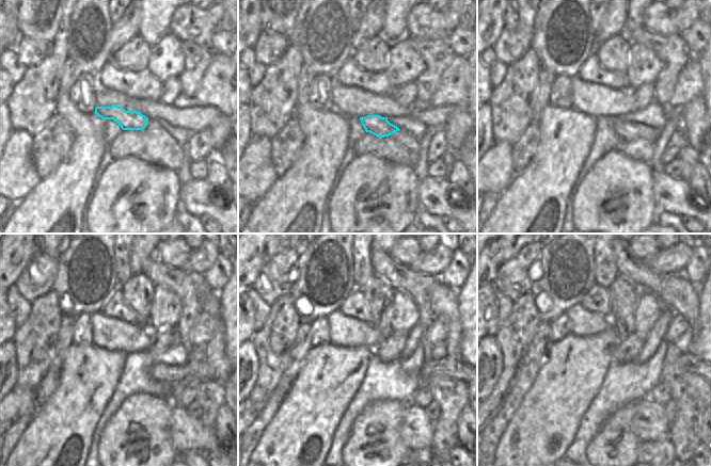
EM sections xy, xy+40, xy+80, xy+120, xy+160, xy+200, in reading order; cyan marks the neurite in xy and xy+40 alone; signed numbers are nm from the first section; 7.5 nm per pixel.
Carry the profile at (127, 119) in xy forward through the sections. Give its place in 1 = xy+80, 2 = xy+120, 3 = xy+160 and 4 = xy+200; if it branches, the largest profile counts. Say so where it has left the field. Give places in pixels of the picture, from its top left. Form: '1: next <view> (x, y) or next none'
1: next xy+80 (627, 130)
2: next xy+120 (200, 369)
3: next xy+160 (446, 367)
4: next xy+200 (686, 362)

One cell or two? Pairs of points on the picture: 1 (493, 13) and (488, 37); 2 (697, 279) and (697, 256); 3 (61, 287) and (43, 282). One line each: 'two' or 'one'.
1: one
2: one
3: two

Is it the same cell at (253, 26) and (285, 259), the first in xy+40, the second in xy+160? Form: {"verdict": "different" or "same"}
{"verdict": "different"}

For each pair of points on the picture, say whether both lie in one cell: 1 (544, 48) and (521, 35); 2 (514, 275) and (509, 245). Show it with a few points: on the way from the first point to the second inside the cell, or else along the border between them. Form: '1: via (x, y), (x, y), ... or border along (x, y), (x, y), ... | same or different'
1: border along (535, 30), (530, 46) | different
2: border along (527, 244), (499, 268), (496, 277) | different

